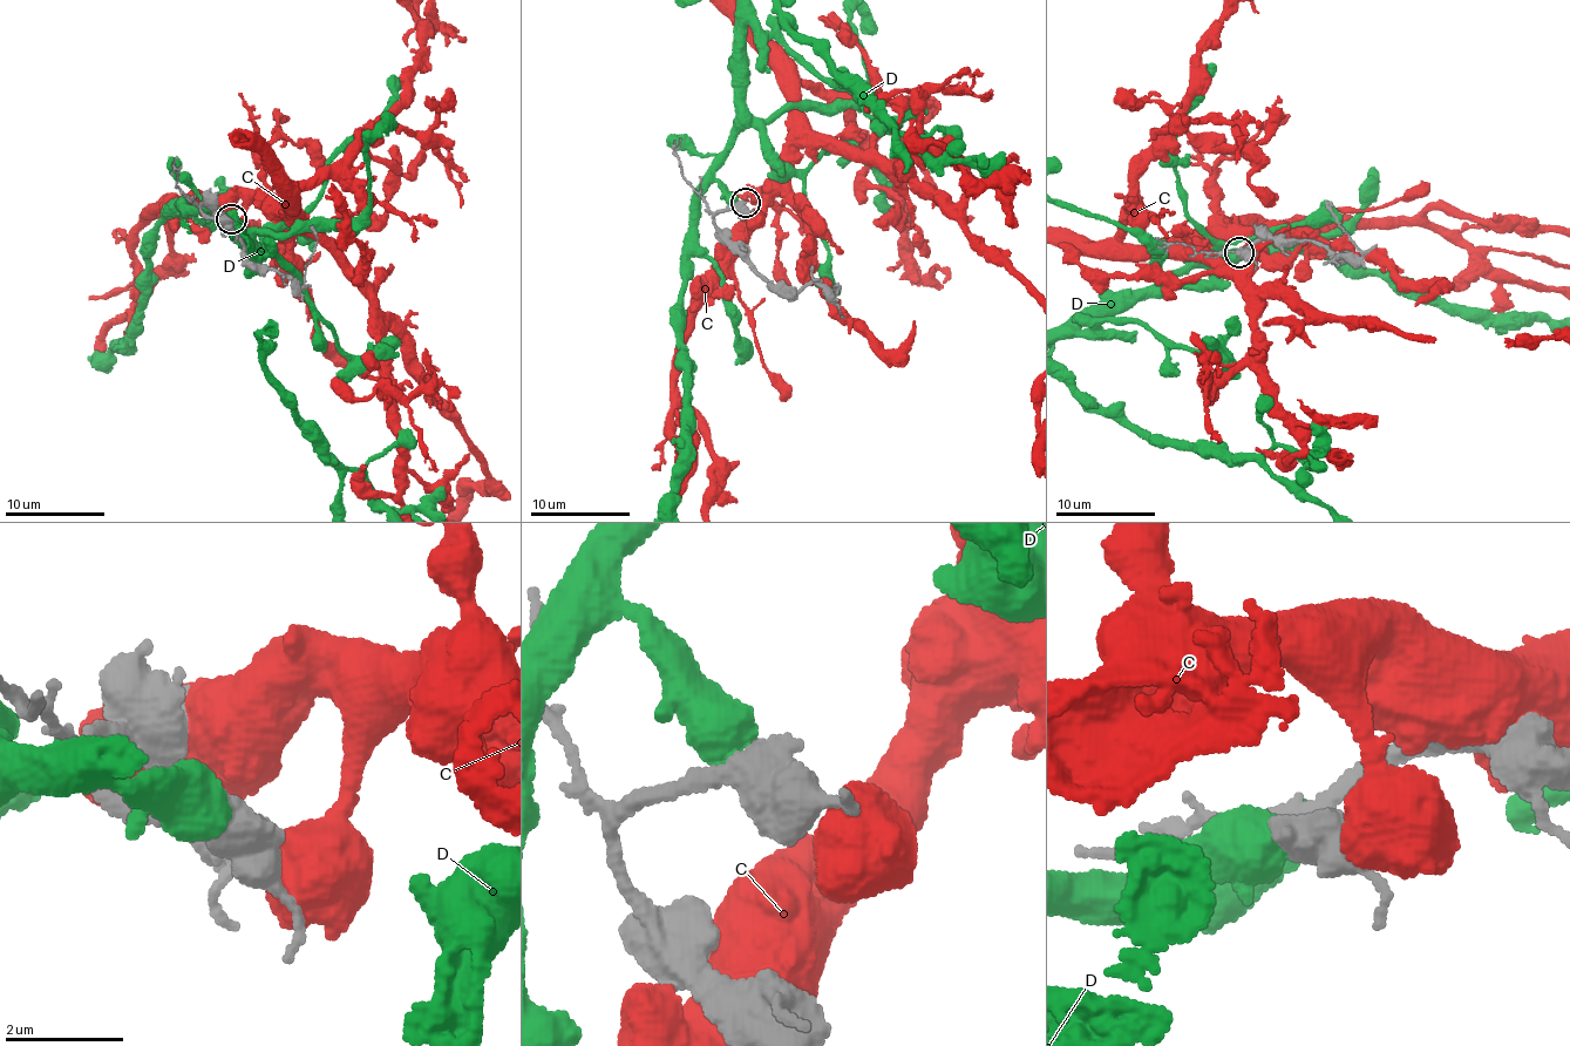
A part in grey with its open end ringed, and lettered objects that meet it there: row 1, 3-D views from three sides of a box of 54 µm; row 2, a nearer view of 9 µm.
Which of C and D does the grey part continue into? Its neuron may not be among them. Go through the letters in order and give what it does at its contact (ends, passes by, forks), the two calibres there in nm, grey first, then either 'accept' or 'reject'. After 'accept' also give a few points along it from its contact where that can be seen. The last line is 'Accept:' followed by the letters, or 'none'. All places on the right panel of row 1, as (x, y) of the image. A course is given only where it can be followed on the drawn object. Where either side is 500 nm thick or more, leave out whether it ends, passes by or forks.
C: calibres 440 and 800 nm; reject
D: calibres 500 and 700 nm; reject
Accept: none

